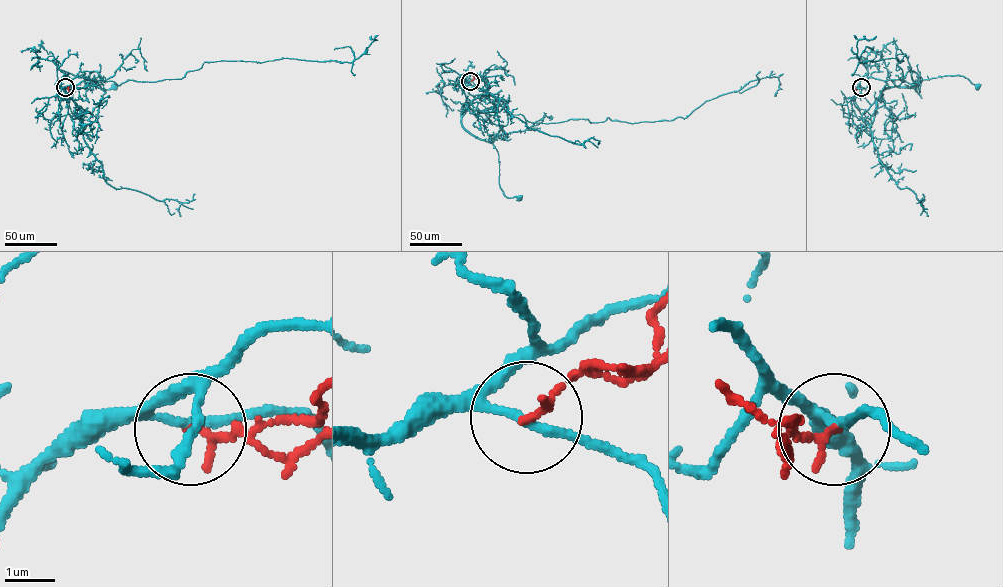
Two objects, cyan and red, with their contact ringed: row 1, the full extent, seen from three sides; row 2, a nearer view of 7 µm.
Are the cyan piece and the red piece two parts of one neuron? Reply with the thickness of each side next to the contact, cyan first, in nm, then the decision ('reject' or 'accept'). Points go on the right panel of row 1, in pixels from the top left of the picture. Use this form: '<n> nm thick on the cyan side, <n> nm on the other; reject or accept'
150 nm thick on the cyan side, 160 nm on the other; reject

